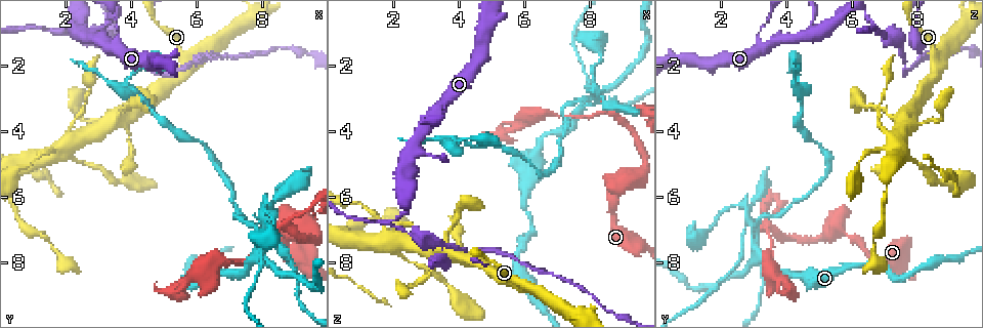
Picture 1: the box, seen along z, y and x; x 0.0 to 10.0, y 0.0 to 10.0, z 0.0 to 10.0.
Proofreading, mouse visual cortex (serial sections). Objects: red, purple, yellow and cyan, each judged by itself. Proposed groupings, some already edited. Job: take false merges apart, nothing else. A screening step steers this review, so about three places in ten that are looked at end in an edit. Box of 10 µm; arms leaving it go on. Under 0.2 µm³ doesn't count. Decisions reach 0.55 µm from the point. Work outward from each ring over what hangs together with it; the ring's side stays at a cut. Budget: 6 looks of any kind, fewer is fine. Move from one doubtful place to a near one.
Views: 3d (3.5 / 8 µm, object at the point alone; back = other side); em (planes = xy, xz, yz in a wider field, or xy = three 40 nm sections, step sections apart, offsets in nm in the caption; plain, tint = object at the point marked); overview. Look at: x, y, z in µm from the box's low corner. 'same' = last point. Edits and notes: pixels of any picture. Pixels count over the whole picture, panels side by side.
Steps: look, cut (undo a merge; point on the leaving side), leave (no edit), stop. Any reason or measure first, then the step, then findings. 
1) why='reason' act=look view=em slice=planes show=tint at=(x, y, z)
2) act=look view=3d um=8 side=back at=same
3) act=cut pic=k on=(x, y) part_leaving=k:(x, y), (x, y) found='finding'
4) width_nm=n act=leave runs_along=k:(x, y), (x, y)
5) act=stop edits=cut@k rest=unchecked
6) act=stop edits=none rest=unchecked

why='looks like a crossing' act=look view=3d um=8 at=(8.00, 6.95, 3.10)

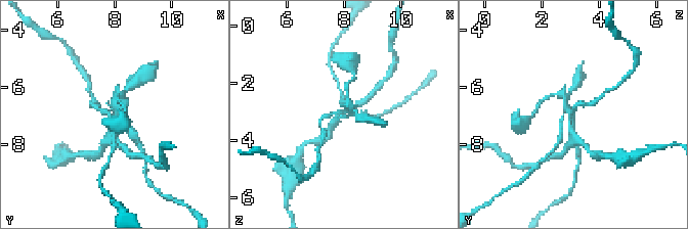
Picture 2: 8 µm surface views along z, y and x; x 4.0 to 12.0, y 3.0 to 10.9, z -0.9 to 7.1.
why='closer look' act=look view=3d um=3.5 side=back at=same

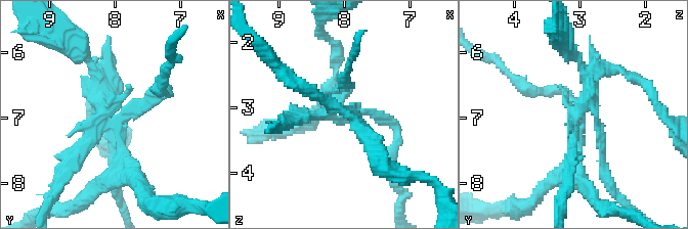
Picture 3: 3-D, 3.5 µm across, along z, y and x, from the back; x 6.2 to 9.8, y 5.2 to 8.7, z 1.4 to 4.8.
why='need the tissue' act=look view=em slice=xy step=2 show=tint at=(8.00, 6.95, 3.05)

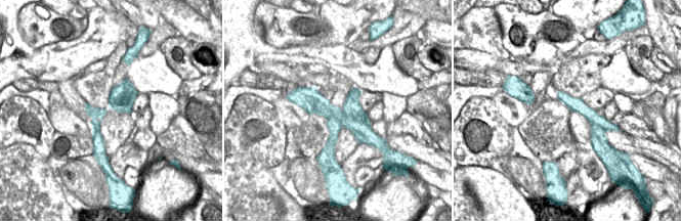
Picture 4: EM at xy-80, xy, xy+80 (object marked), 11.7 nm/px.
act=cut pic=3 on=(620, 70) border=4:(328, 118), (338, 120), (342, 126) found='two cells meet here'

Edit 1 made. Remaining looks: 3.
why='sharp bend' act=look view=3d um=3.5 at=(2.05, 4.80, 7.60)

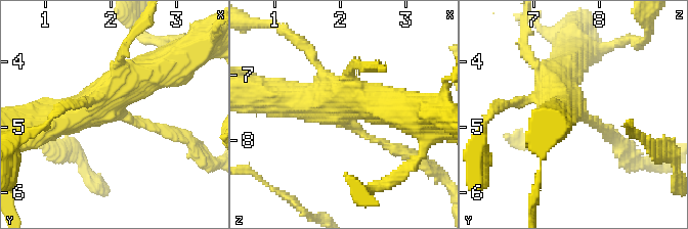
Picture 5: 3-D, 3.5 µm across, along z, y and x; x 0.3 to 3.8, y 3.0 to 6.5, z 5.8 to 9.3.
act=look view=em slice=planes show=tint at=(2.00, 4.75, 7.60)

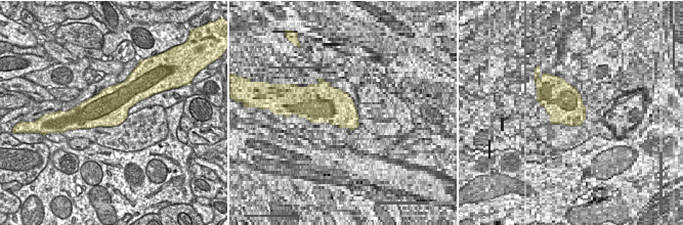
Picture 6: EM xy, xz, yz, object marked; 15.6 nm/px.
act=look view=em slice=xy step=1 show=tint at=same

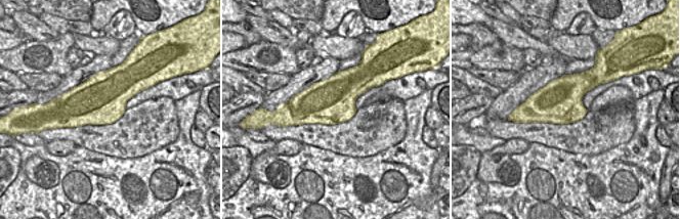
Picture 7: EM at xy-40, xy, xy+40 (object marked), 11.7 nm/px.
act=leave runs_along=5:(161, 69), (76, 116), (41, 119) found='continuous, no second cell'

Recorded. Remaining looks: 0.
act=stop edits=cut@3 rest=unchecked

